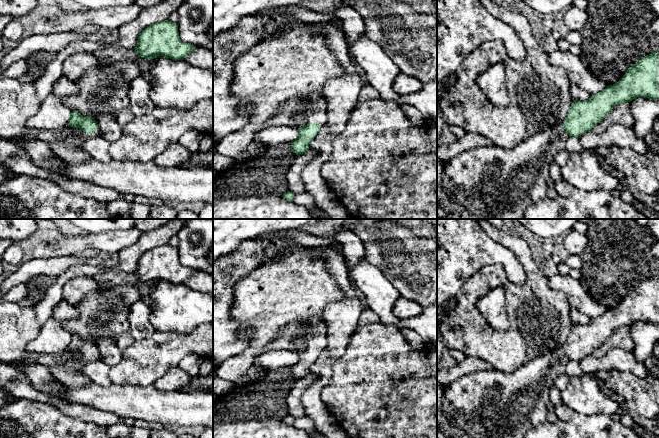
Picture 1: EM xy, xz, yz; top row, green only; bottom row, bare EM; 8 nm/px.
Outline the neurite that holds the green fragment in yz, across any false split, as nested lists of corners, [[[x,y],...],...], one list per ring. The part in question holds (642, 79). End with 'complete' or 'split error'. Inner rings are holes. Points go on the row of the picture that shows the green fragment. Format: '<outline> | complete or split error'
[[[652,51],[642,57],[618,82],[589,100],[573,100],[561,125],[540,130],[512,149],[481,146],[446,162],[442,179],[437,183],[437,219],[523,219],[530,205],[547,197],[550,165],[554,156],[565,149],[568,138],[593,132],[593,127],[615,105],[629,103],[637,97],[659,100],[659,52]]] | split error

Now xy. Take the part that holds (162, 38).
[[[168,20],[148,26],[138,36],[134,47],[138,57],[154,59],[160,56],[183,60],[196,46],[183,42],[179,37],[177,23]]] | complete

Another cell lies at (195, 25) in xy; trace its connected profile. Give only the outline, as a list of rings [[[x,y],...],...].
[[[183,0],[177,12],[181,41],[213,52],[213,0]]]

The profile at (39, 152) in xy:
[[[20,137],[15,138],[14,142],[20,144],[30,160],[39,167],[47,170],[52,164],[63,165],[63,160],[52,151],[49,142],[38,139],[25,140]]]

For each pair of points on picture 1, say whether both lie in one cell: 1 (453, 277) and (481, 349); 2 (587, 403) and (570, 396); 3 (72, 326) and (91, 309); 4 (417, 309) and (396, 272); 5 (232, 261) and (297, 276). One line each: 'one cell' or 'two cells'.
1: two cells
2: one cell
3: one cell
4: two cells
5: two cells

